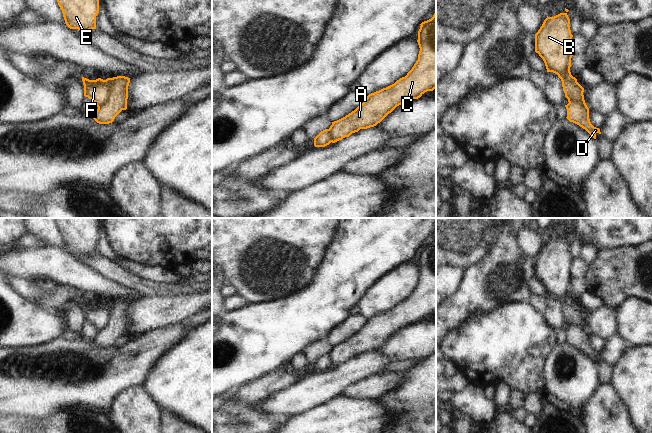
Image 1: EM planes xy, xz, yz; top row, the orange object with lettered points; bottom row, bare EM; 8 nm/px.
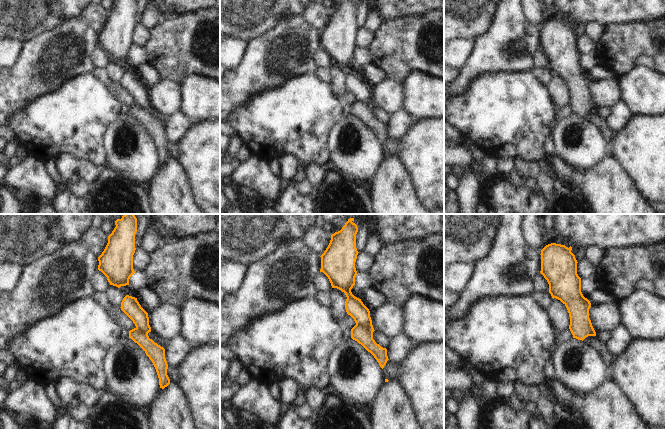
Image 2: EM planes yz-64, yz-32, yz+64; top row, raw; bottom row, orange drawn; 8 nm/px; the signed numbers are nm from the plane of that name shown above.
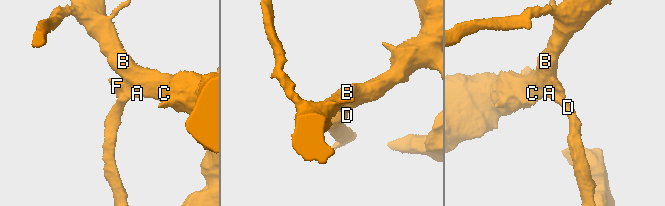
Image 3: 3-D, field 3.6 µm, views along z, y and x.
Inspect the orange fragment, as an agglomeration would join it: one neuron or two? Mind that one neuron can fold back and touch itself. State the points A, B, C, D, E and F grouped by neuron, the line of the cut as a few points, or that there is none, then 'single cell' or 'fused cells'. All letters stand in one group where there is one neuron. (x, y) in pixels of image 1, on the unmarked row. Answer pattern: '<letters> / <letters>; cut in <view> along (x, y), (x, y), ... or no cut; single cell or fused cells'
A B C D E / F; cut in xy along (106, 304), (109, 310), (108, 322), (98, 332); fused cells

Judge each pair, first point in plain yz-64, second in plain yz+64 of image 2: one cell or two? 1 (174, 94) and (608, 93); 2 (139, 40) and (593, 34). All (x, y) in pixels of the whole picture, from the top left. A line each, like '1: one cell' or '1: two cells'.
1: one cell
2: two cells

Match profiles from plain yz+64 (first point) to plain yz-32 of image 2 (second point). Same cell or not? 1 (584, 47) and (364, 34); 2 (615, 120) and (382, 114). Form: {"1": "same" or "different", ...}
{"1": "same", "2": "different"}

